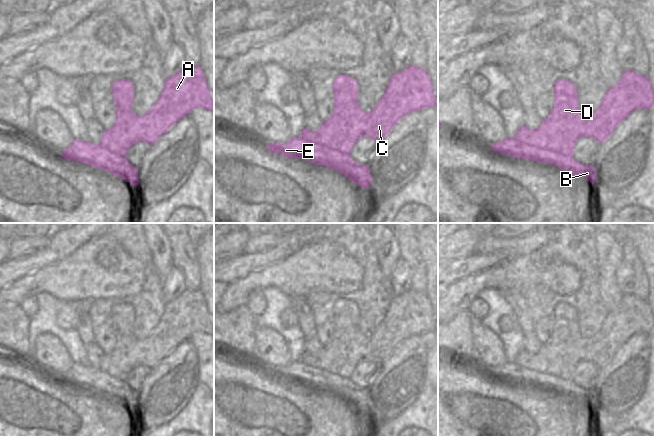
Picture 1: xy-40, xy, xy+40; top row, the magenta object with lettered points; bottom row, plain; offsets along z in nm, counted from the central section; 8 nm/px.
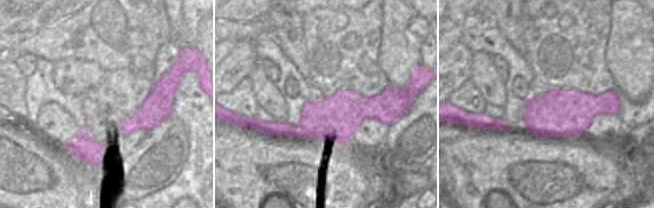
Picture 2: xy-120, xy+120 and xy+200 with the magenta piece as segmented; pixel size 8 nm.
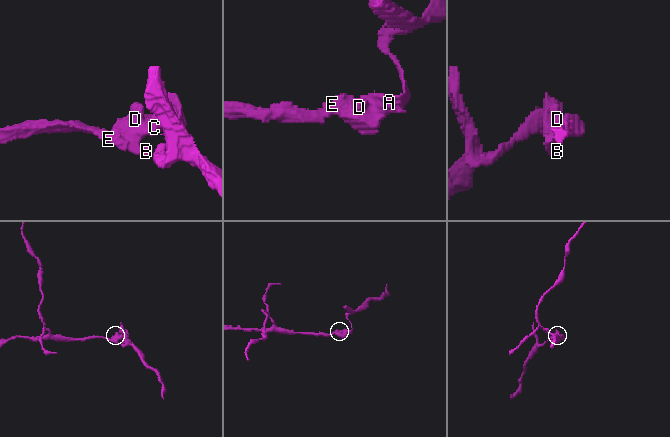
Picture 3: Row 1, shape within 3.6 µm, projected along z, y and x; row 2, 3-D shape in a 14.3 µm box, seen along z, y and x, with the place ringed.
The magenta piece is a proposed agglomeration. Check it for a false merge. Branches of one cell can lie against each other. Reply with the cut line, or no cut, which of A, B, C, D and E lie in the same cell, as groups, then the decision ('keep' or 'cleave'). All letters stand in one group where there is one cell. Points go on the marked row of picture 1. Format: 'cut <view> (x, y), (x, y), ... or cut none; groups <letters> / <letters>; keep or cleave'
cut xy+40 (513, 137), (533, 146), (548, 148), (571, 155); groups A C D / B E; cleave

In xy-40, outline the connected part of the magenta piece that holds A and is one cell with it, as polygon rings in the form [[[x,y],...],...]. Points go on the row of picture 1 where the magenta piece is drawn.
[[[185,65],[175,75],[167,78],[158,100],[141,116],[135,115],[132,110],[134,84],[129,79],[119,79],[112,84],[112,98],[116,104],[116,122],[107,131],[102,132],[100,145],[121,157],[126,157],[128,150],[139,141],[150,145],[155,143],[177,121],[197,107],[214,111],[214,101],[200,65]]]

